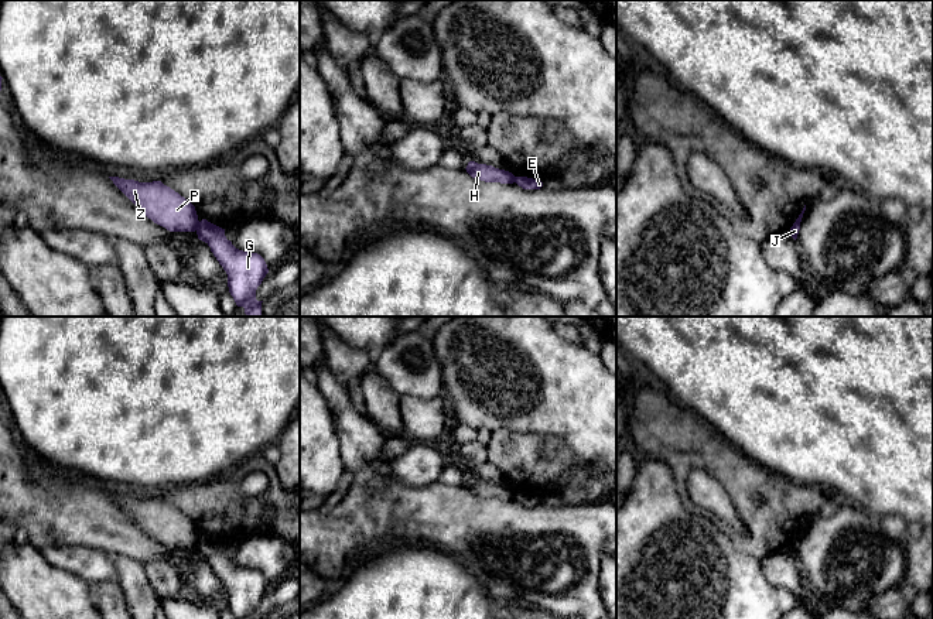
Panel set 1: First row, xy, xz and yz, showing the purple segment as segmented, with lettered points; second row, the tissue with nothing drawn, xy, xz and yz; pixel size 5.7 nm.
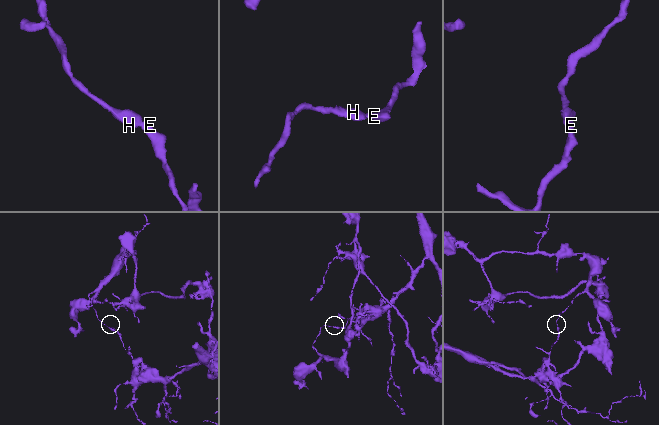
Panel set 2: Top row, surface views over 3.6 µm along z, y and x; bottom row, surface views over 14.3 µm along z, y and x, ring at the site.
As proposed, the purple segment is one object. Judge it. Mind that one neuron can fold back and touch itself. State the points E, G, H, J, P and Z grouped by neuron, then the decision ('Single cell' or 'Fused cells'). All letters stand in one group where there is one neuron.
Groups: E G J / H P Z. Fused cells

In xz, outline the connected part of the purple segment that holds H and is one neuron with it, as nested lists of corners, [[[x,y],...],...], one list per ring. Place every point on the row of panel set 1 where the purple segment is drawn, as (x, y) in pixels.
[[[469,161],[465,170],[472,178],[476,178],[485,182],[500,182],[500,184],[515,182],[515,175],[512,172],[495,168],[492,165]]]

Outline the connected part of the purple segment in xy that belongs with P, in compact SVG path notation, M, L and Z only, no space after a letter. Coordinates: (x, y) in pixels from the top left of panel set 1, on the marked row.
M119 177L109 178L154 223L170 232L198 229L195 206L161 181L139 182Z

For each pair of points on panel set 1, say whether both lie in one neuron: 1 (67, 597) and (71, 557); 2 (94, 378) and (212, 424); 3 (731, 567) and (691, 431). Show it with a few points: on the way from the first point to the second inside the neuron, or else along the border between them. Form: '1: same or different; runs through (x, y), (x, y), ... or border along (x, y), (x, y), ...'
1: different; border along (41, 554), (50, 563), (82, 577), (91, 585)
2: same; runs through (123, 378), (166, 378), (183, 395)
3: different; border along (724, 533), (741, 551), (749, 554)

